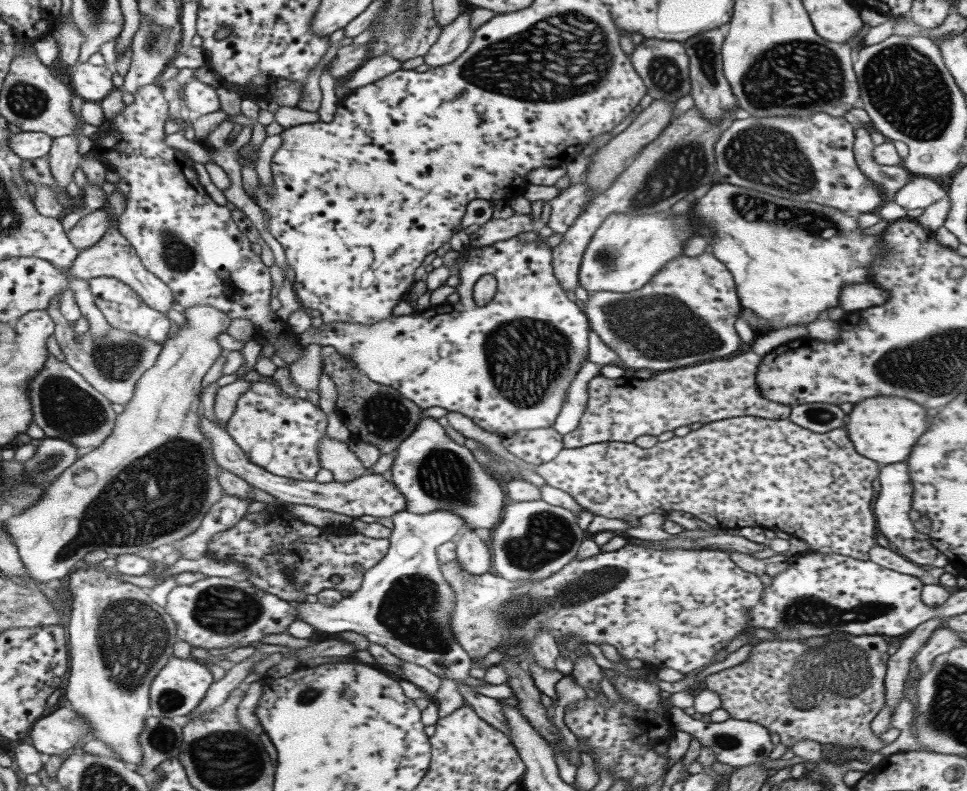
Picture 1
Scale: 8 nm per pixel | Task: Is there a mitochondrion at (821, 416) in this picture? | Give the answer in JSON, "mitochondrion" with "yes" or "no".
{"mitochondrion":"yes"}

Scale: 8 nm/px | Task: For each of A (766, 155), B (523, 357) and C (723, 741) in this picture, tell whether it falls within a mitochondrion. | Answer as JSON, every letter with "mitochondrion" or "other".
{"A":"mitochondrion","B":"mitochondrion","C":"mitochondrion"}

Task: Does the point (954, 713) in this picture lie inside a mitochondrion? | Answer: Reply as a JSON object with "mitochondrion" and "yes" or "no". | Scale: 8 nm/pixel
{"mitochondrion":"yes"}

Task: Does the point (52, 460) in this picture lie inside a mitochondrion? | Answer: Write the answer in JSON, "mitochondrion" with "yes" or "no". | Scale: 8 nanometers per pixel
{"mitochondrion":"yes"}

